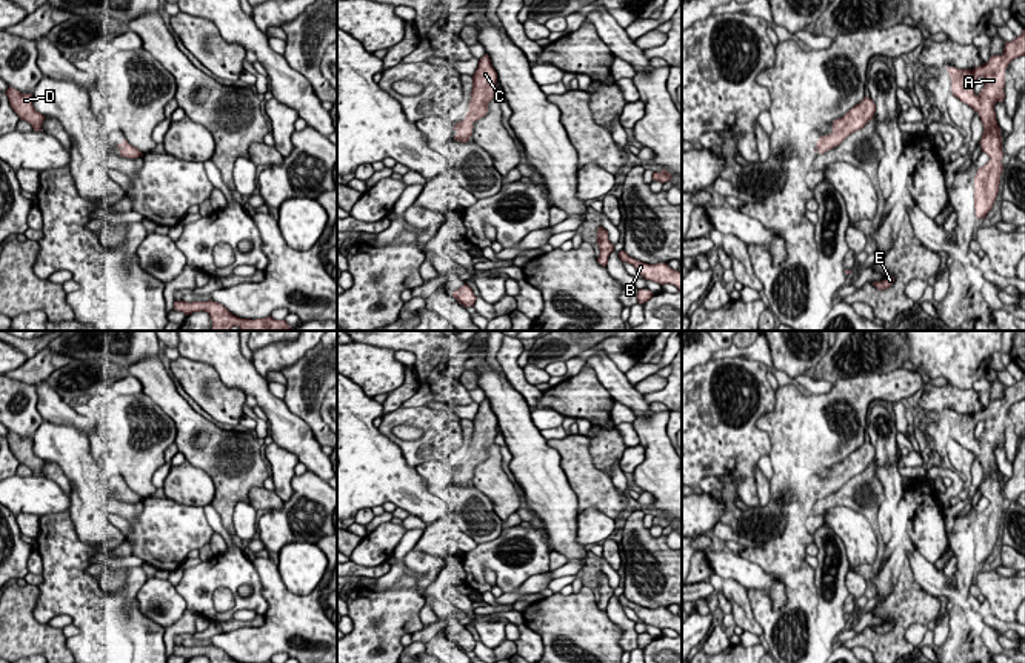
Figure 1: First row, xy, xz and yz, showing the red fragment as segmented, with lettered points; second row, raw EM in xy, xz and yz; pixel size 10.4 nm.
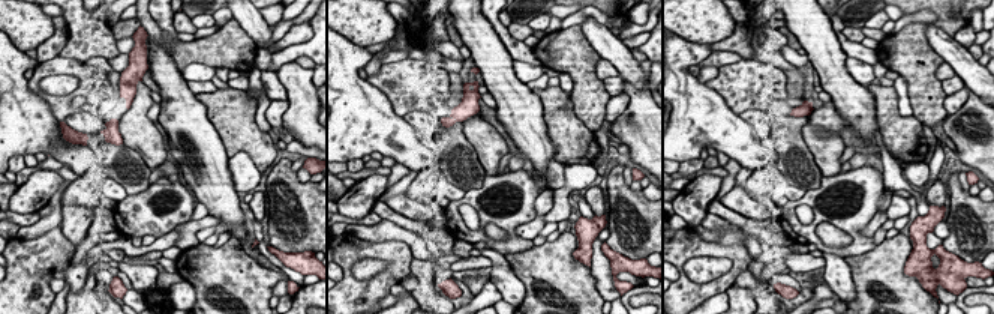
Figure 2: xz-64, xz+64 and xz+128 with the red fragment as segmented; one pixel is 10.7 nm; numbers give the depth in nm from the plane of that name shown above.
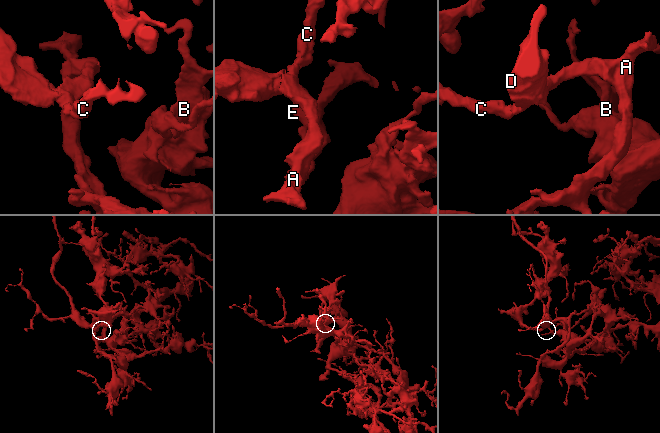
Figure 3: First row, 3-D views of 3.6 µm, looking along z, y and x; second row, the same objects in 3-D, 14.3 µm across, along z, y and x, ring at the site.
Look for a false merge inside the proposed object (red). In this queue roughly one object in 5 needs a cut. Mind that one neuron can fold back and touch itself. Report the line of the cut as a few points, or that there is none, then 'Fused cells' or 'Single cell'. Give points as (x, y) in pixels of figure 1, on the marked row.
No split. Single cell

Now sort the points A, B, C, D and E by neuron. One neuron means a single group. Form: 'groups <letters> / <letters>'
groups A B C D E

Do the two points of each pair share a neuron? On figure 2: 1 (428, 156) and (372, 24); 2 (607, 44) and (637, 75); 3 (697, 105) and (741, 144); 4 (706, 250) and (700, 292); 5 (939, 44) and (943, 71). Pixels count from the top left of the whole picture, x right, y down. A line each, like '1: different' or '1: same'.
1: different
2: same
3: same
4: same
5: different

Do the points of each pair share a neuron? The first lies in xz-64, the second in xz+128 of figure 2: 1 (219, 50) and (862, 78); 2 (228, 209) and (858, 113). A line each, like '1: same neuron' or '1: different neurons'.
1: different neurons
2: same neuron

